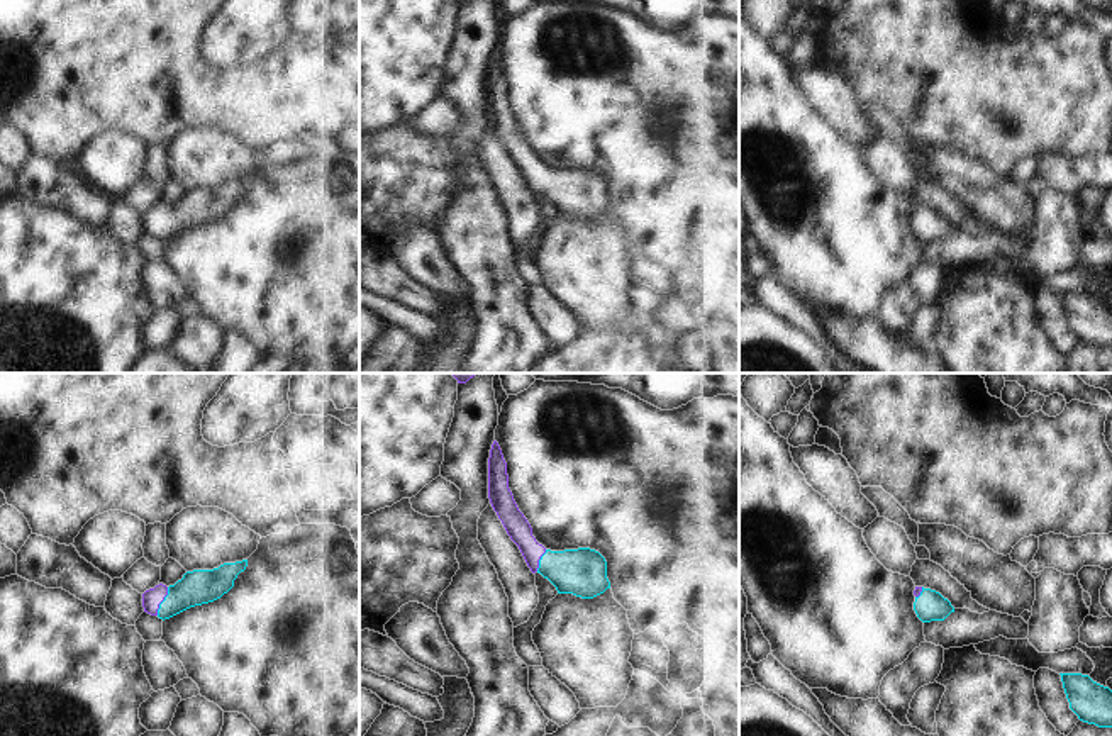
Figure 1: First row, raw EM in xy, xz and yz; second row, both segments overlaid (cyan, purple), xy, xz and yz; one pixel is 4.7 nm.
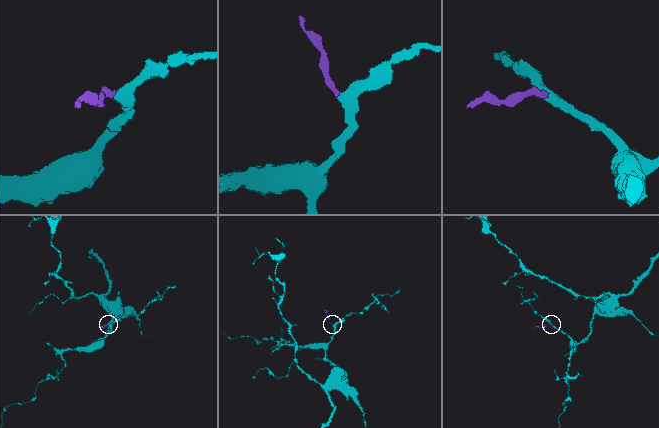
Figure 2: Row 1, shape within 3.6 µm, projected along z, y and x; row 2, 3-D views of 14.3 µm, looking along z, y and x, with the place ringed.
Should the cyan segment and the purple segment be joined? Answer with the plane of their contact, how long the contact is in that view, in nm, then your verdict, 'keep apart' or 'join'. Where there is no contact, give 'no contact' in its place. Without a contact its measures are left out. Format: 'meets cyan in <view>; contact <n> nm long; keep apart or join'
meets cyan in xy; contact 150 nm long; join

